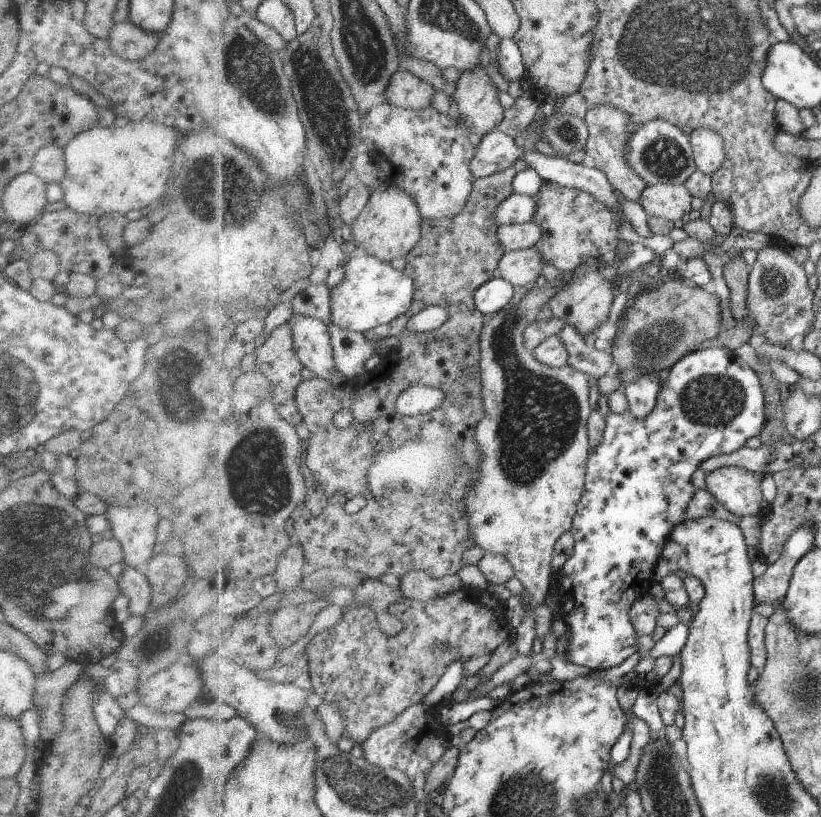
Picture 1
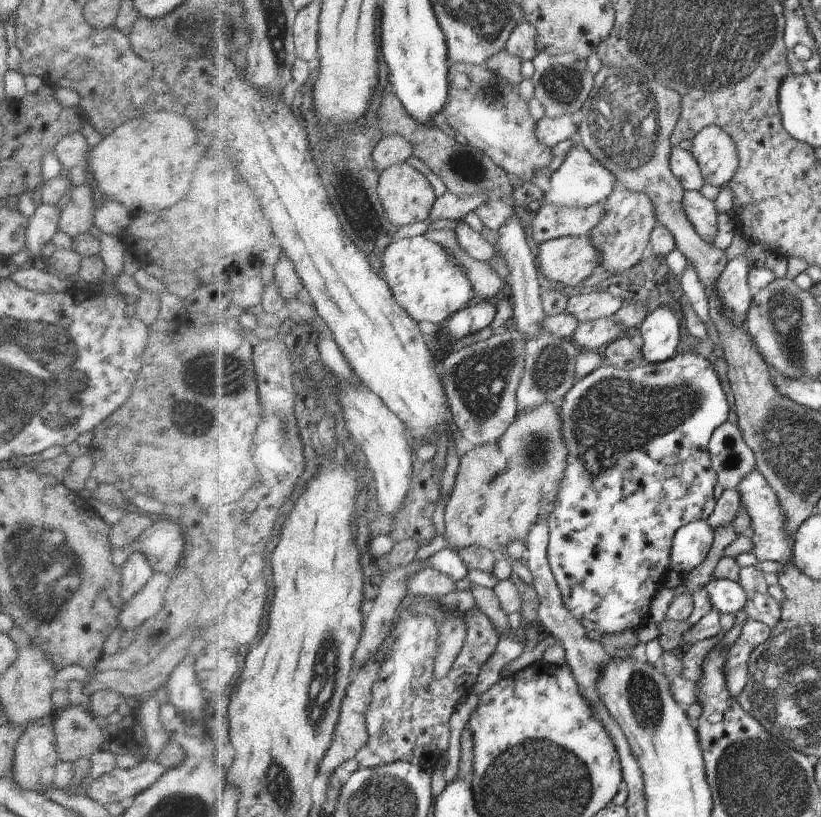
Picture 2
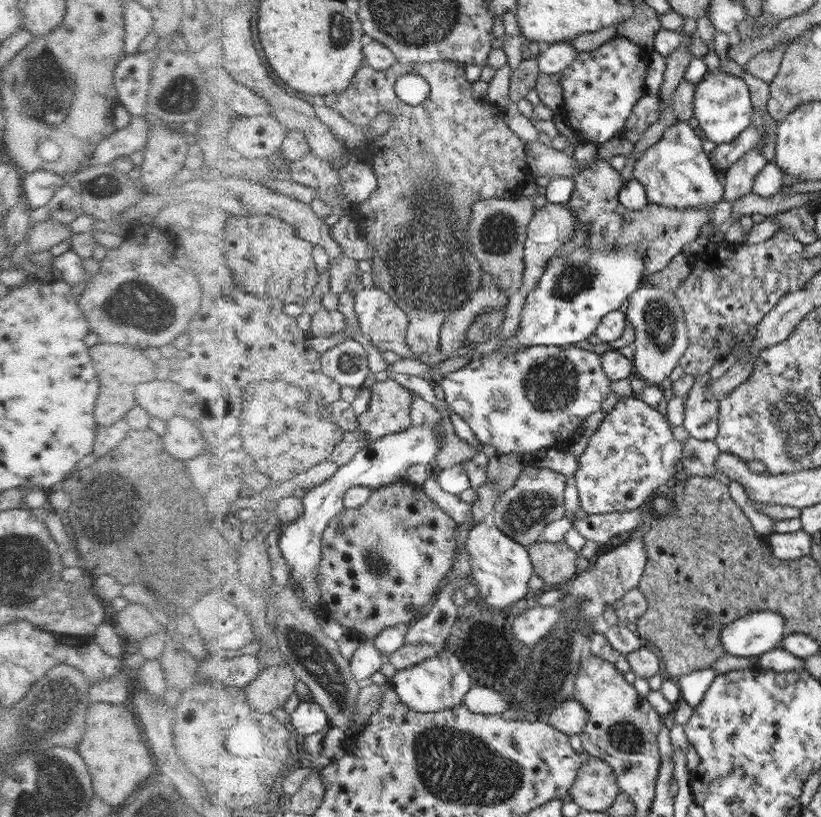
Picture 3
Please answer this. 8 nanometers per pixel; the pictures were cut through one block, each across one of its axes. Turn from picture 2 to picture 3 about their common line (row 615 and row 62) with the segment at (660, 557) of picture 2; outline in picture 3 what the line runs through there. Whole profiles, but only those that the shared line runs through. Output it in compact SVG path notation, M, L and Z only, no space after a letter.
M624 35L614 36L594 50L578 53L576 60L560 73L560 86L562 86L564 100L558 115L568 126L574 128L582 141L600 146L612 138L625 135L626 125L633 114L634 105L644 97L644 78L646 78L648 62L642 49L638 43Z

